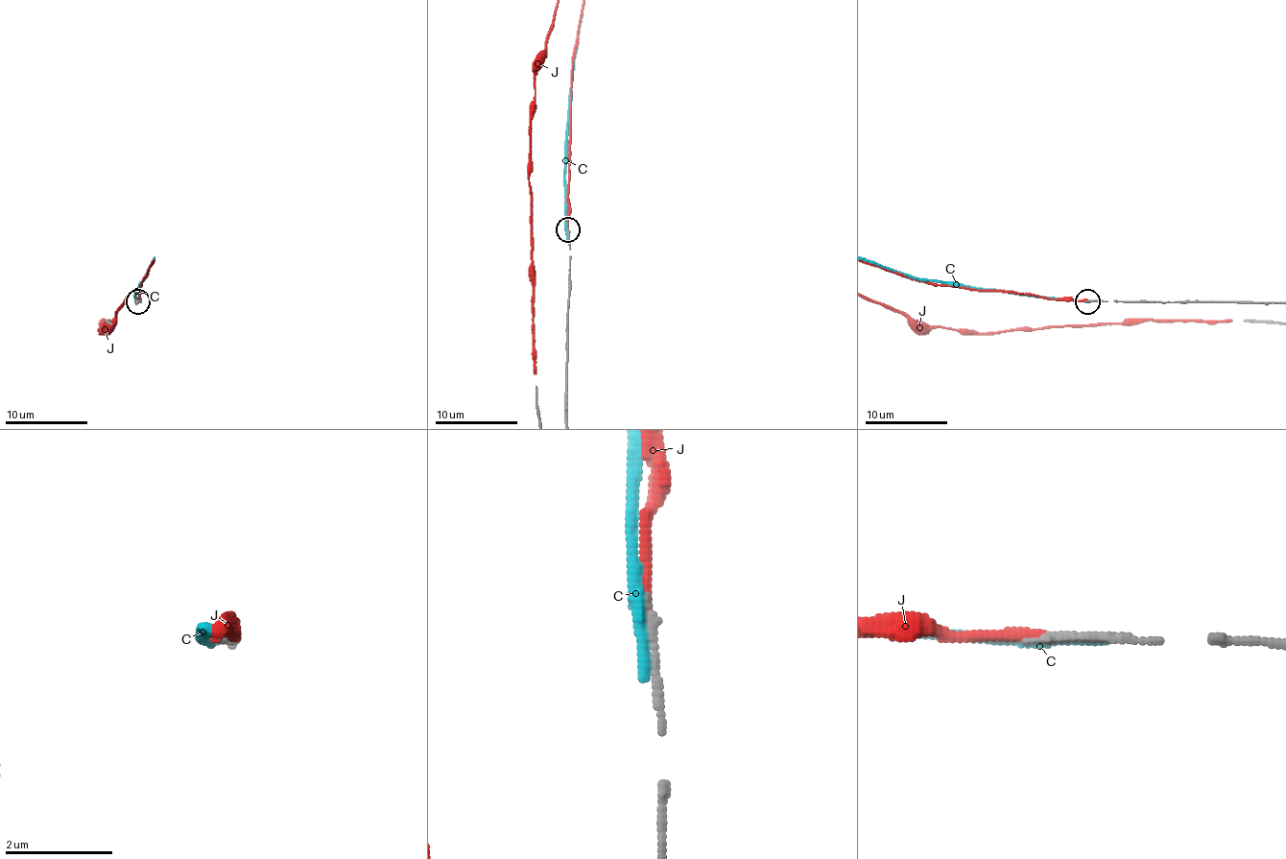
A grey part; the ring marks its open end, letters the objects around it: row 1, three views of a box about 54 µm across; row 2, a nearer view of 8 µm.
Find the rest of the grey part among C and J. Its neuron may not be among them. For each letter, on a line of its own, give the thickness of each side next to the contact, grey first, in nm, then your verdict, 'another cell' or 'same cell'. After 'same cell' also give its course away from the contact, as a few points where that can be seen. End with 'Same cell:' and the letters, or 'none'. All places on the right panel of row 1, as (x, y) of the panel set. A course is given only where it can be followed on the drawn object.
C: 200 nm thick on the grey side, 280 nm on the other; another cell
J: 160 nm thick on the grey side, 180 nm on the other; same cell
Same cell: J

